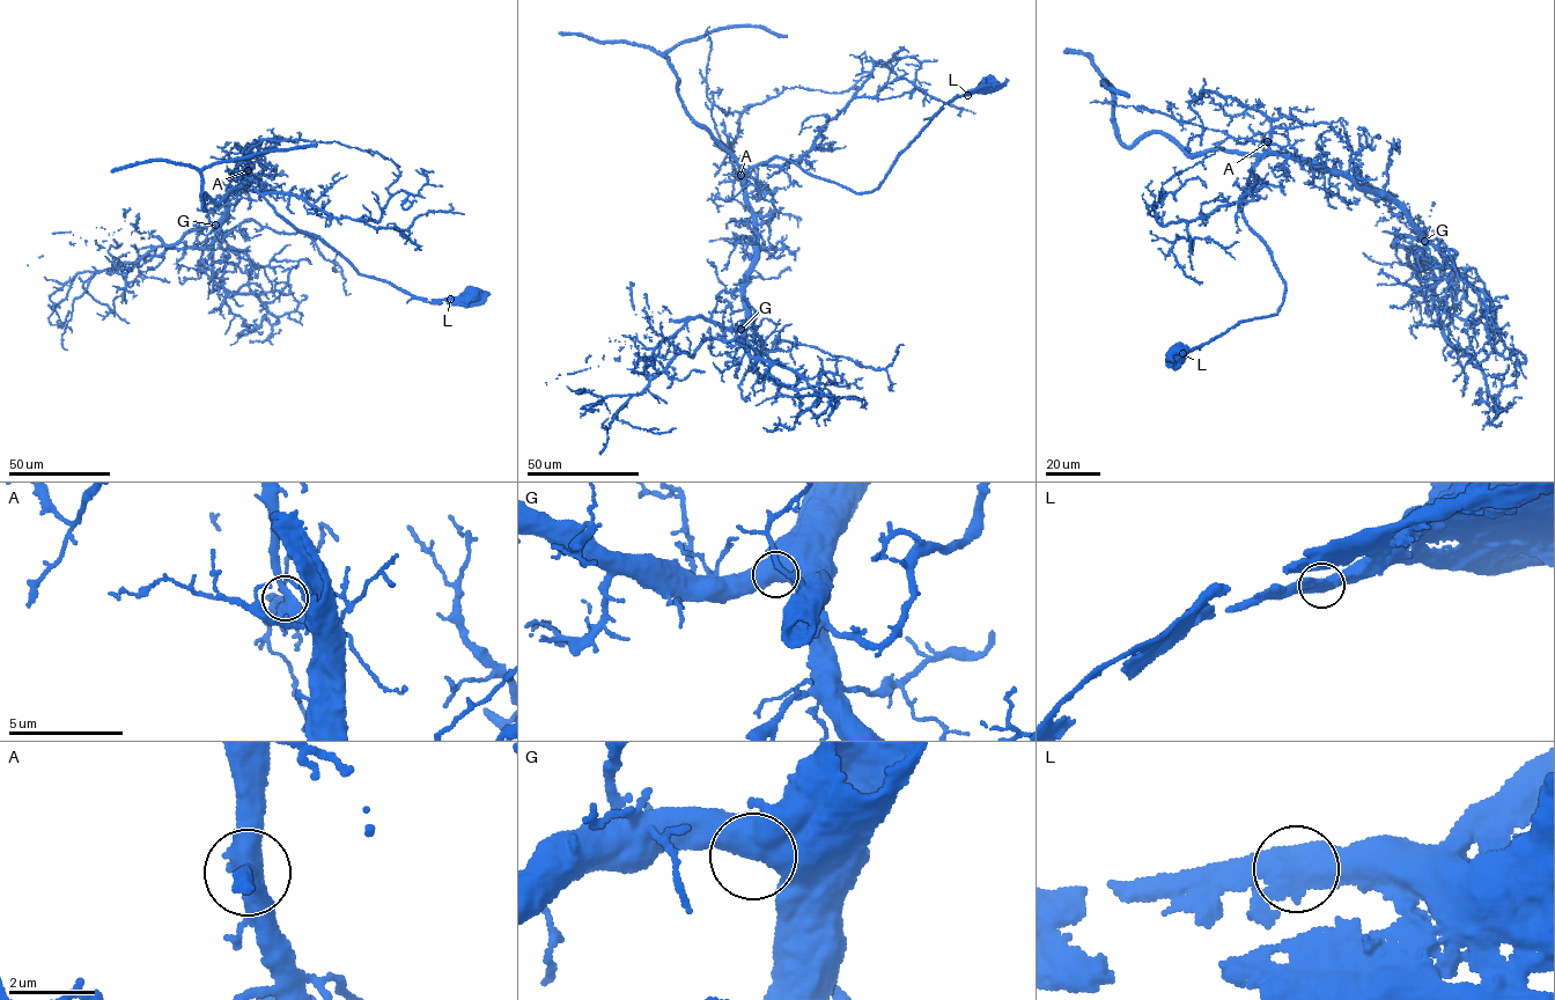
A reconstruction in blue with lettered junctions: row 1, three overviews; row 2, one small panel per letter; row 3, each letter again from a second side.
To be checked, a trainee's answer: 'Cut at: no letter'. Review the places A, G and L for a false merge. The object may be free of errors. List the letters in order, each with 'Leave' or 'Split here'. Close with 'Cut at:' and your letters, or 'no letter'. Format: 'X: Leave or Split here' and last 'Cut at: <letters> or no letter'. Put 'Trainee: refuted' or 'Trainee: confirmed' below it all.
A: Leave
G: Leave
L: Leave
Cut at: no letter
Trainee: confirmed

